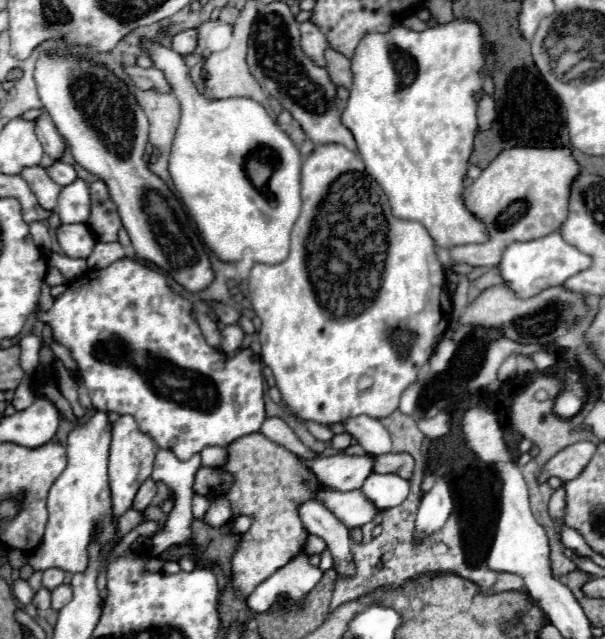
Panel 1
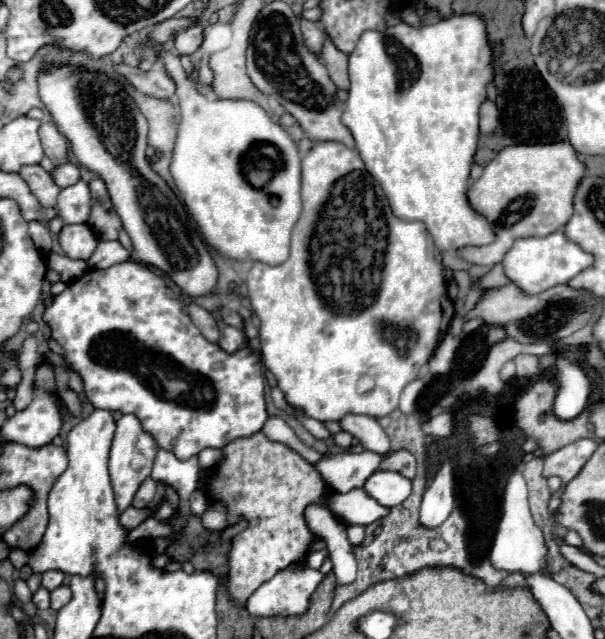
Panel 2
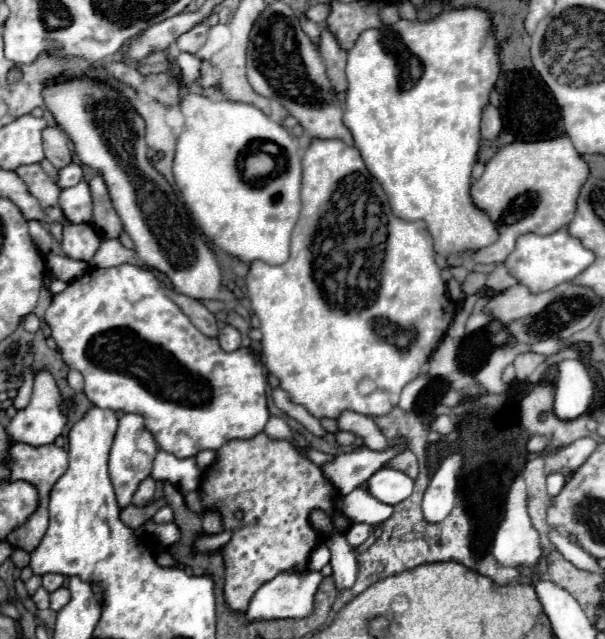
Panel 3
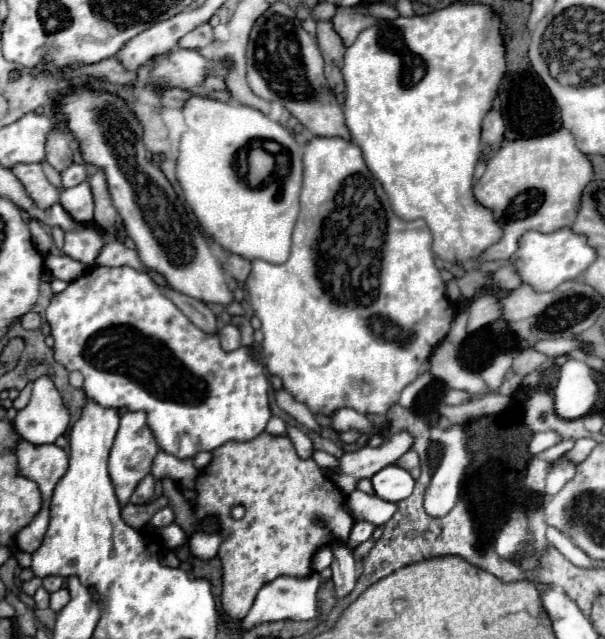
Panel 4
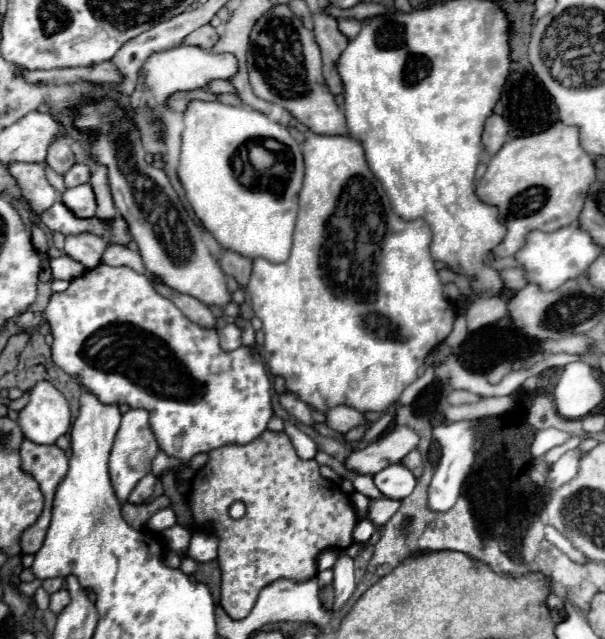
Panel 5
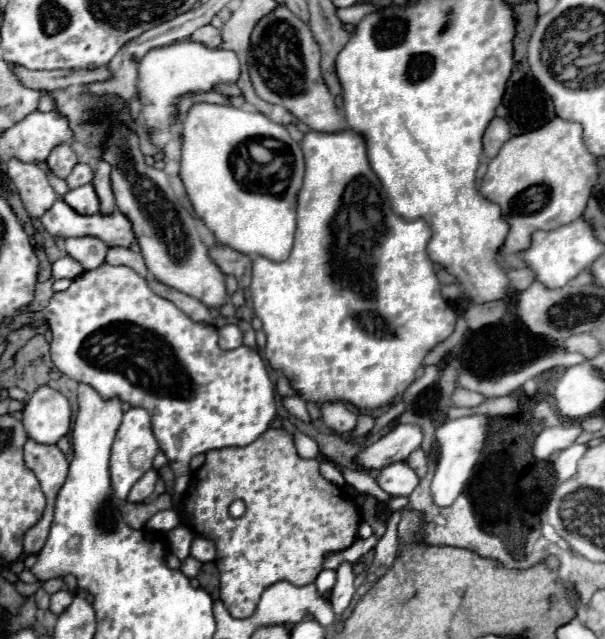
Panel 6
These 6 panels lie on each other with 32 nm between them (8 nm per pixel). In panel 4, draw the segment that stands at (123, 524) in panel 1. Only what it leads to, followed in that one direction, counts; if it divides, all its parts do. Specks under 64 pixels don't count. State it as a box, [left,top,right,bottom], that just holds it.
[122,496,168,530]

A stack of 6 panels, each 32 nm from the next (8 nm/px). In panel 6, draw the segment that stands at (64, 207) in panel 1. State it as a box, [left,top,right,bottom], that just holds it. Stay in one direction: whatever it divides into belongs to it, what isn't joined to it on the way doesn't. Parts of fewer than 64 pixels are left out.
[64,184,100,214]

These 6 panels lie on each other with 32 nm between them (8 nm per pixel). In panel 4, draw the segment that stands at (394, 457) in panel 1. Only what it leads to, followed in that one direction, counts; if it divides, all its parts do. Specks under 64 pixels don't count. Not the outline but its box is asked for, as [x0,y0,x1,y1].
[396,450,420,478]

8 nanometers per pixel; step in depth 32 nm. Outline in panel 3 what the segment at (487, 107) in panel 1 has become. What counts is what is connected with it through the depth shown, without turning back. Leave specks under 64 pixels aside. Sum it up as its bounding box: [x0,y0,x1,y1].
[482,106,502,142]

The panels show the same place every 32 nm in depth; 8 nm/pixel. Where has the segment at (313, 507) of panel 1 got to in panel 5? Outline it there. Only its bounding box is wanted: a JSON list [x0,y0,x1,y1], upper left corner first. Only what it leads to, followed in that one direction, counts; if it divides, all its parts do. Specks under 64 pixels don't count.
[334,556,356,610]

